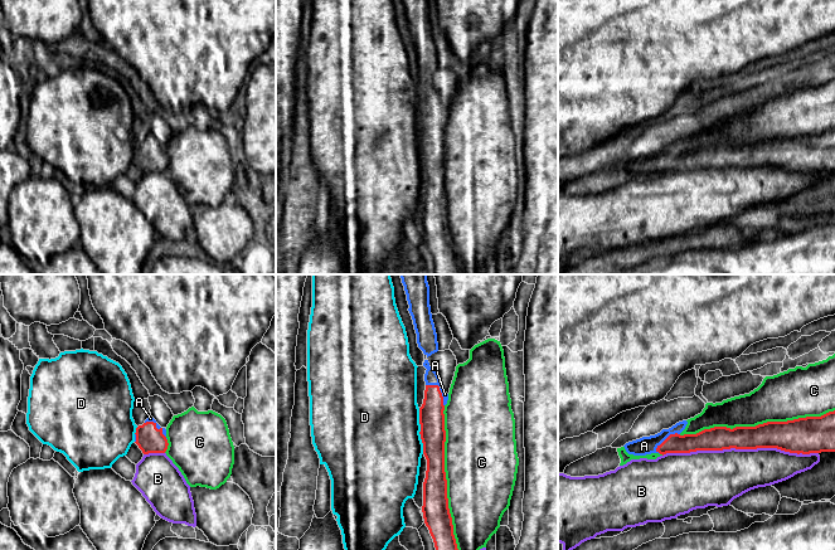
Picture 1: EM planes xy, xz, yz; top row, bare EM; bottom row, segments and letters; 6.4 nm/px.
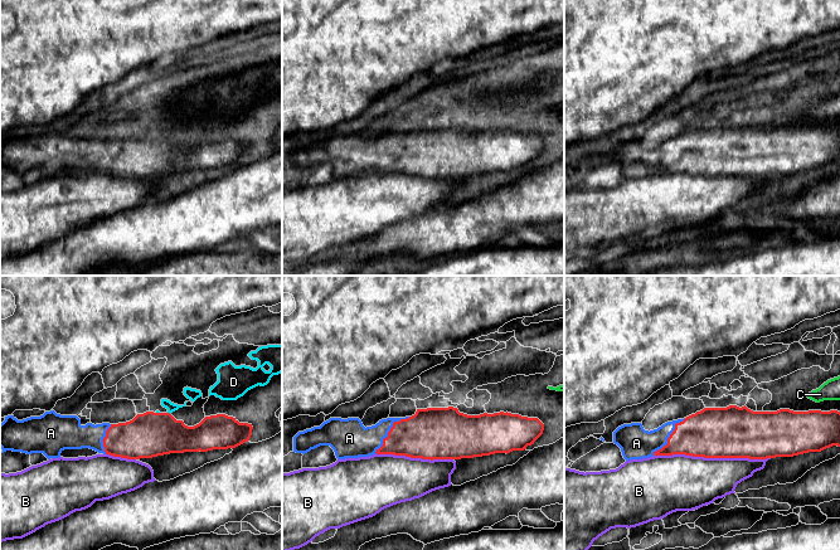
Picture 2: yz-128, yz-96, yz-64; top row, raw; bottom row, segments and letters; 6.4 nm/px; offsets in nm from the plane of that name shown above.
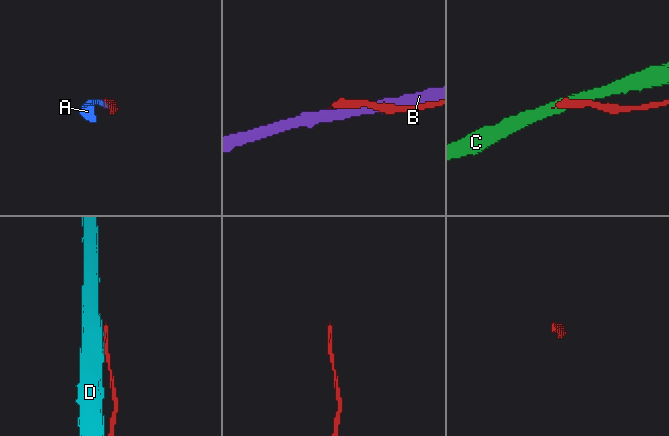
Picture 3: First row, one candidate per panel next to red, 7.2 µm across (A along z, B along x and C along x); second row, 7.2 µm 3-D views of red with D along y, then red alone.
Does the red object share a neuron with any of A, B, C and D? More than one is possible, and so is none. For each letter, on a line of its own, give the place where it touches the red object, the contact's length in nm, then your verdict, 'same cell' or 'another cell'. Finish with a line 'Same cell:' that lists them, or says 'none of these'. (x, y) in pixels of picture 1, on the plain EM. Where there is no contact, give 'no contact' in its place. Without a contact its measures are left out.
A: yz (666, 156) | 200 nm | same cell
B: yz (739, 166) | 1000 nm | another cell
C: yz (756, 144) | 1000 nm | another cell
D: xz (421, 149) | 300 nm | another cell
Same cell: A

